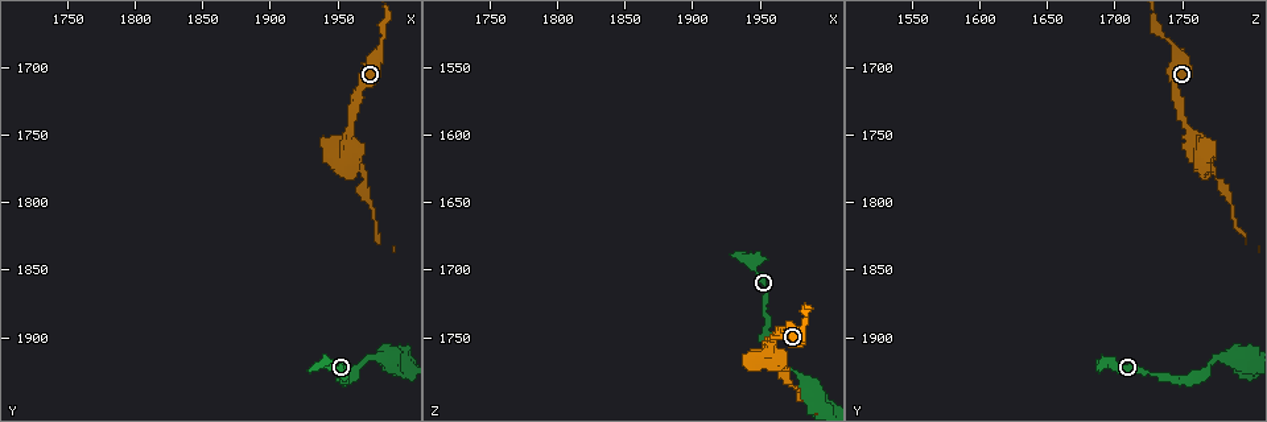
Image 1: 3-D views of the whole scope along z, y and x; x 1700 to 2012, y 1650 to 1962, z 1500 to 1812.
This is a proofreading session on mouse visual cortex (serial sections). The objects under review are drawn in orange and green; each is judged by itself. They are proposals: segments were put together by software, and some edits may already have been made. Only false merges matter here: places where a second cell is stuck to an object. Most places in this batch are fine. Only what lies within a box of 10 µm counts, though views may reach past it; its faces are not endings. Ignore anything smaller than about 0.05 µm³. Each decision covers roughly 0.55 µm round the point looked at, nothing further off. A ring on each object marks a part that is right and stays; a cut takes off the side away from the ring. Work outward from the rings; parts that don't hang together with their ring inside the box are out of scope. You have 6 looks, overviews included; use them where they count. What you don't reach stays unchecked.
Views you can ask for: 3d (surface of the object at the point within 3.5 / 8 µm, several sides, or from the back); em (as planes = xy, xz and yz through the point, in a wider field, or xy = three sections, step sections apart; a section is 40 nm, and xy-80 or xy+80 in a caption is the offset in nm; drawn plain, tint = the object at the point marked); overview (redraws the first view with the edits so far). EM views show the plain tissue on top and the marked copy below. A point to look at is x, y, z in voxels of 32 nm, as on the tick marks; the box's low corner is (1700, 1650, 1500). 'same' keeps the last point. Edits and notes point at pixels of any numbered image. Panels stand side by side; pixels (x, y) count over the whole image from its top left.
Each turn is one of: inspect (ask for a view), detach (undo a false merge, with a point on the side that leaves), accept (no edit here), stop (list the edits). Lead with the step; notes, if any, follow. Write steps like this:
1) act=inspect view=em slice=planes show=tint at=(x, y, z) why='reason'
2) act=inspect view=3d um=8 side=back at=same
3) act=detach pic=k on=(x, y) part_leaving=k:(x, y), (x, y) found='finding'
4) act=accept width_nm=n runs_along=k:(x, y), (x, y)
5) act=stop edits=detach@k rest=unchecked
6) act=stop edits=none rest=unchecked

act=inspect view=em slice=xy step=5 show=tint at=(1958, 1762, 1766) why='sharp bend'

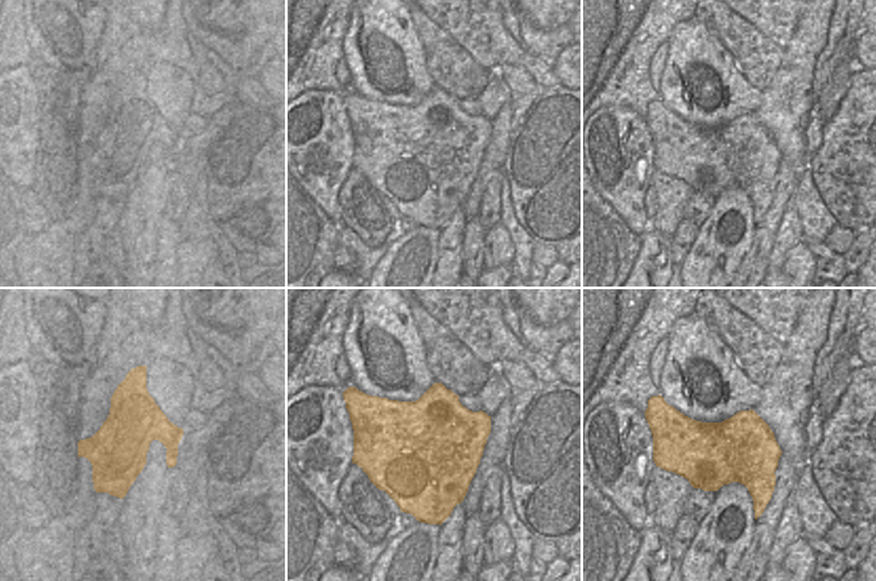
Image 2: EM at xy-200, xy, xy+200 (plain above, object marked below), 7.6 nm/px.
act=inspect view=3d um=3.5 at=same why='see where the arms go'

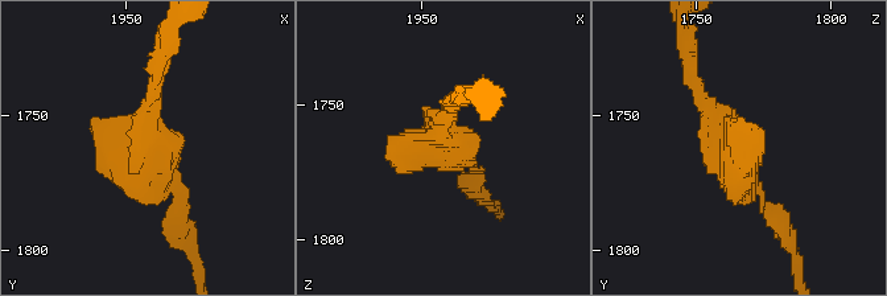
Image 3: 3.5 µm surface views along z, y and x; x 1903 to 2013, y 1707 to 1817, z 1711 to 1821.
act=accept runs_along=3:(693, 78), (775, 220) found='continuous, no second cell'

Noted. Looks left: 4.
act=inspect view=3d um=3.5 at=(1986, 1676, 1738) why='calibre changes'

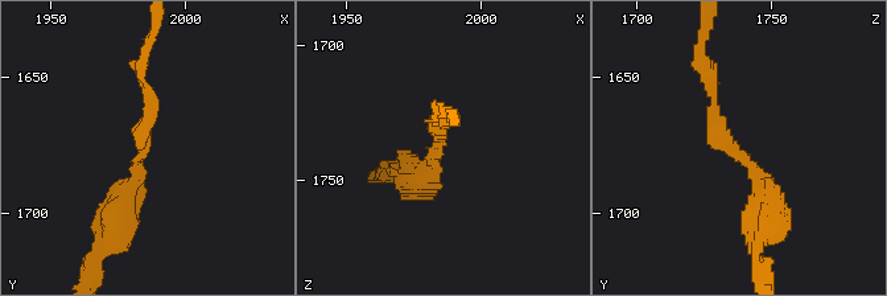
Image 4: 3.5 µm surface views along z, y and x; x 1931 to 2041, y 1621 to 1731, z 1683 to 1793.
act=inspect view=em slice=xy step=1 show=tint at=(1985, 1677, 1737)

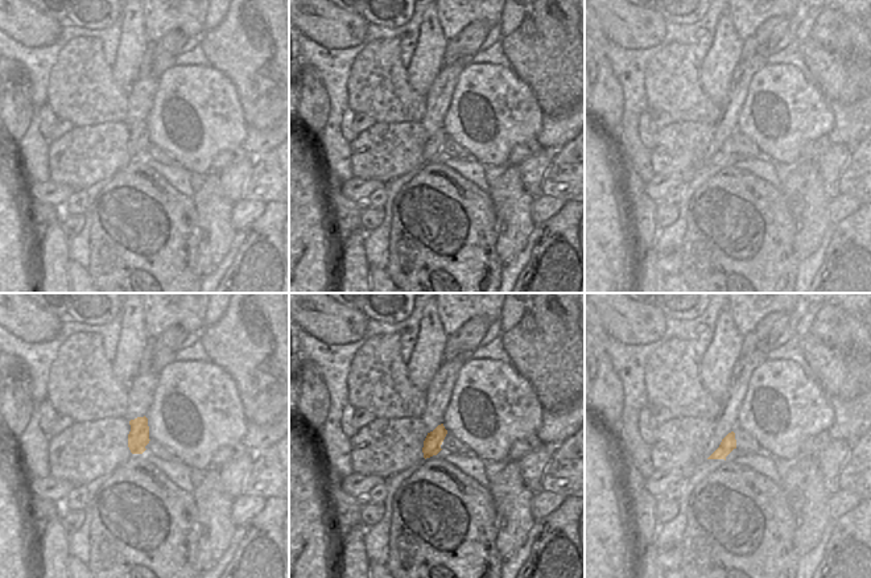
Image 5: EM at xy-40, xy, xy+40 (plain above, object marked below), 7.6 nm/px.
act=accept arm_widths_nm=150,400 runs_along=4:(770, 225), (702, 79) found='one cell here'

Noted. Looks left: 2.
act=inspect view=3d um=8 at=(1986, 1916, 1784) why='calibre changes'

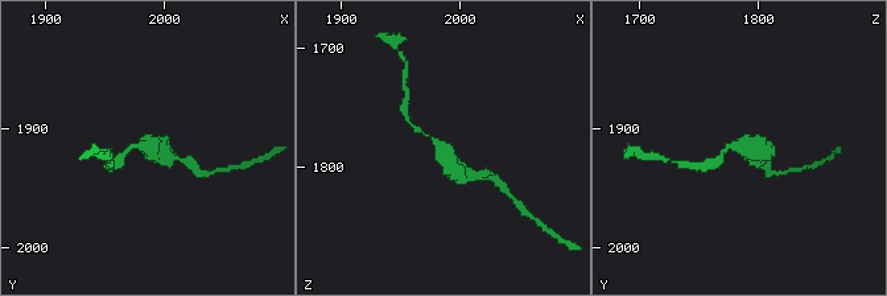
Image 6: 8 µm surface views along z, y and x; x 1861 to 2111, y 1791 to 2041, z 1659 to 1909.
act=inspect view=em slice=xy step=5 show=tint at=same

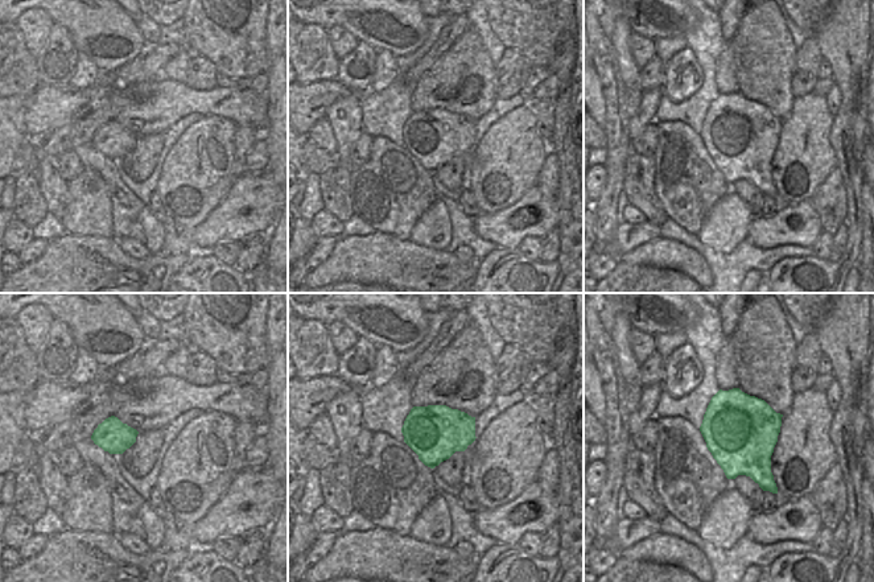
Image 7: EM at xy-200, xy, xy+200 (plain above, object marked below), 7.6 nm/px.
act=accept arm_widths_nm=200,500 runs_along=6:(412, 126), (434, 140), (452, 169), (462, 173) found='continuous, no second cell'

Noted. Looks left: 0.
act=stop edits=none rest=unchecked

